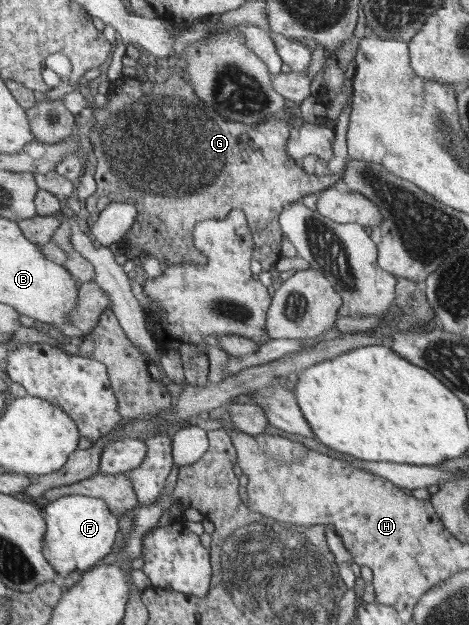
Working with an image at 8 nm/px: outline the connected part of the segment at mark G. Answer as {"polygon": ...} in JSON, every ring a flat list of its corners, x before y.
{"polygon":[[179,72,178,75,170,77,166,83,142,83,136,79,117,79,116,80,116,103,122,105,112,105,113,84,111,84,108,92,109,102,106,106,97,106,92,102,94,126,91,130,90,145,93,146,92,153,96,155,98,165,96,166,95,180,97,183,97,192,94,192,84,201,84,207,90,213,102,211,108,204,113,201,123,201,124,203,135,204,140,211,138,215,137,225,134,230,127,234,125,242,126,247,143,248,144,253,151,256,157,256,163,265,175,266,179,263,196,264,200,257,197,253,196,239,193,238,193,228,197,223,202,223,204,220,226,218,232,210,242,210,247,217,247,224,252,228,252,233,257,237,256,255,253,259,264,263,264,268,272,269,276,263,280,263,280,259,284,259,284,230,280,225,280,214,287,209,288,204,297,202,300,197,305,197,311,193,333,188,338,179,343,178,342,174,334,173,327,175,308,174,302,168,301,162,287,154,287,142,291,138,294,131,294,119,291,118,291,113,284,116,273,117,271,120,266,120,257,125,248,125,246,123,238,123,224,119,223,116,208,106,196,95,195,87,192,87,192,82,189,81,185,73]]}

